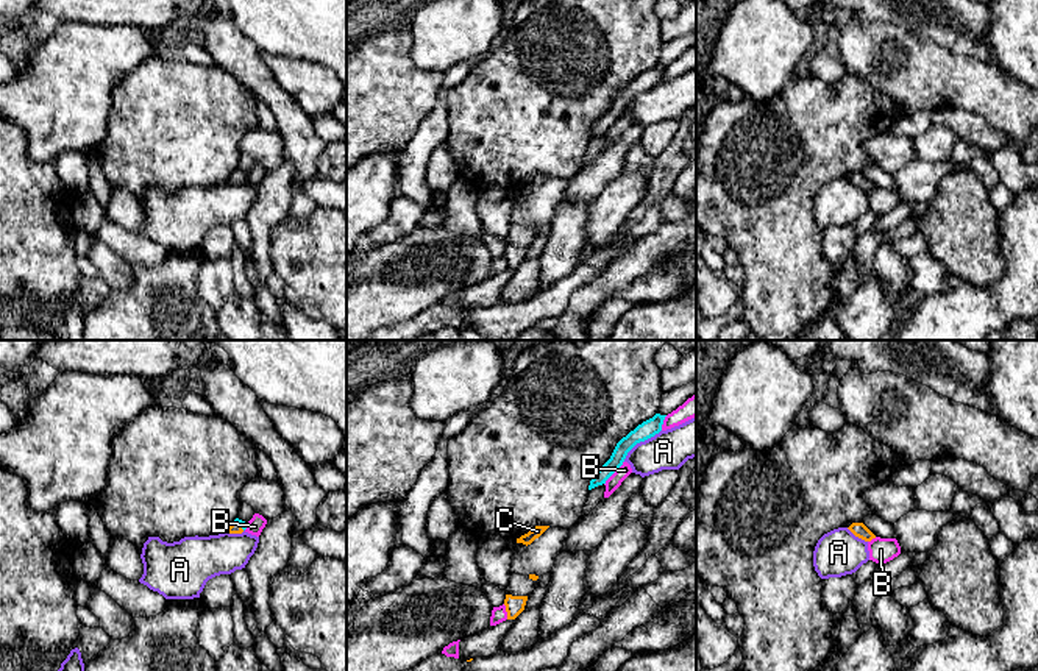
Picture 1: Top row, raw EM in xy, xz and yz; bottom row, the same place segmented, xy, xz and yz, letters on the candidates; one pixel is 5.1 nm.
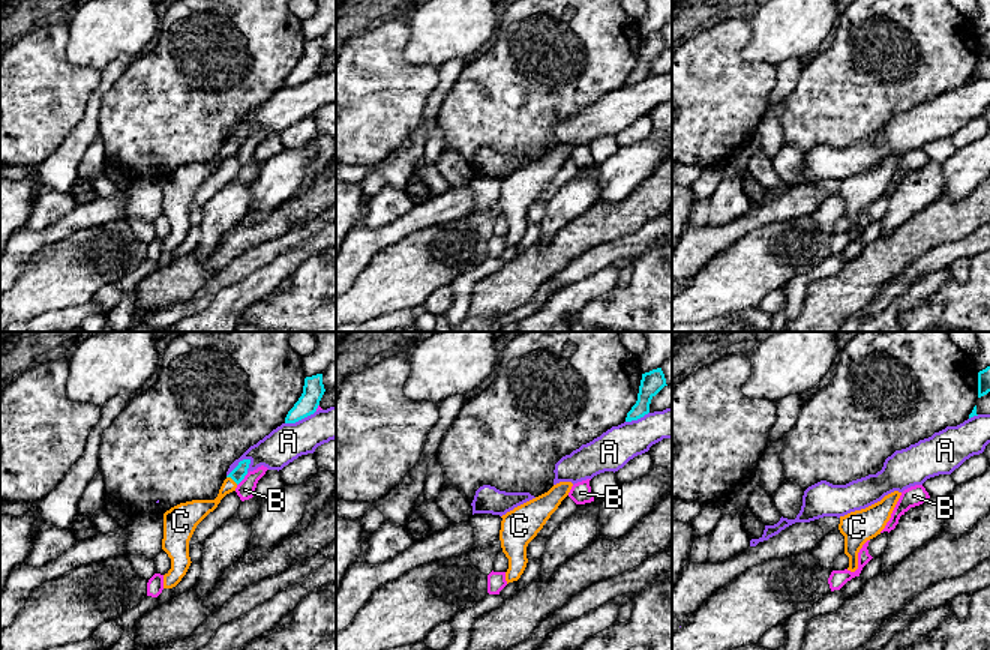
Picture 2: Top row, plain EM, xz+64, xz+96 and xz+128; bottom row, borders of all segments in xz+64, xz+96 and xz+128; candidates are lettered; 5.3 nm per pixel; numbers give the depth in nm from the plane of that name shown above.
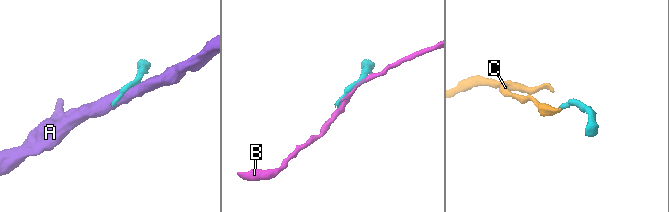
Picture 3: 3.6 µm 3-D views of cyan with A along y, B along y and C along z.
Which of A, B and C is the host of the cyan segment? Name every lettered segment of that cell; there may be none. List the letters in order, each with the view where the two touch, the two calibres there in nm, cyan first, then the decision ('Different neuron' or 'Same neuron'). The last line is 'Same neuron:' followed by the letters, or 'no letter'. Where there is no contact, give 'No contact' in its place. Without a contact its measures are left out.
A: Touches cyan in xz. Thickness 90 nm (cyan) against 200 nm. Different neuron
B: Touches cyan in xz. Thickness 90 nm (cyan) against 70 nm. Different neuron
C: Touches cyan in xy. Thickness 30 nm (cyan) against 60 nm. Same neuron
Same neuron: C

